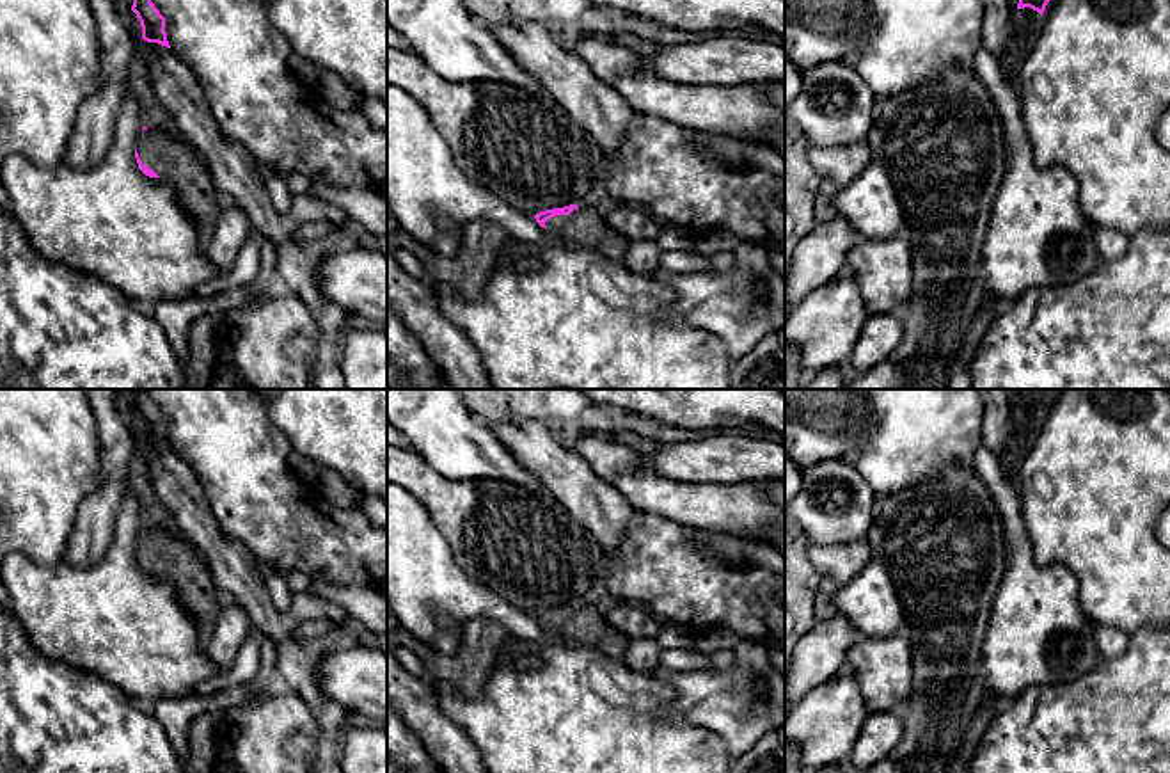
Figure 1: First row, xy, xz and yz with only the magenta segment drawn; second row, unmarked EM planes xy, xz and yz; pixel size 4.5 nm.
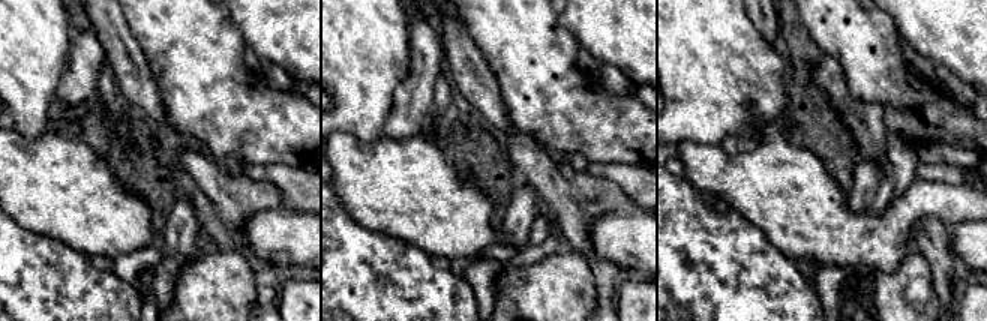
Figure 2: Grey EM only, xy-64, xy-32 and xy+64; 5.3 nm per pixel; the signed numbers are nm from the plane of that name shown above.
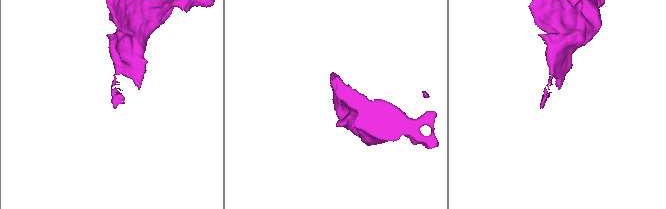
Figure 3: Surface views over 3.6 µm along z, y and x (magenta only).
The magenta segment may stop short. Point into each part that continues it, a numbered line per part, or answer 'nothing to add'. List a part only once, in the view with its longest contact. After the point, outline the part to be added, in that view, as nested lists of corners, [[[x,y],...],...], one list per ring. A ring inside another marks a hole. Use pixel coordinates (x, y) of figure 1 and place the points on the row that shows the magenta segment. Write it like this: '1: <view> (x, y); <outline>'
1: xz (583, 228); [[[589,203],[579,204],[570,215],[556,215],[545,220],[545,226],[559,243],[602,254],[616,263],[623,261],[630,243]]]

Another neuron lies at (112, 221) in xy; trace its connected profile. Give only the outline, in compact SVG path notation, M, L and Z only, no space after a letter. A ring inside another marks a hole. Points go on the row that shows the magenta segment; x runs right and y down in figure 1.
M121 133L107 158L89 169L66 162L39 167L12 153L0 163L0 185L9 194L5 208L28 235L34 249L121 290L130 300L149 306L160 300L197 297L195 290L220 279L206 252L199 251L195 224L163 178L146 176L135 158L137 146Z

